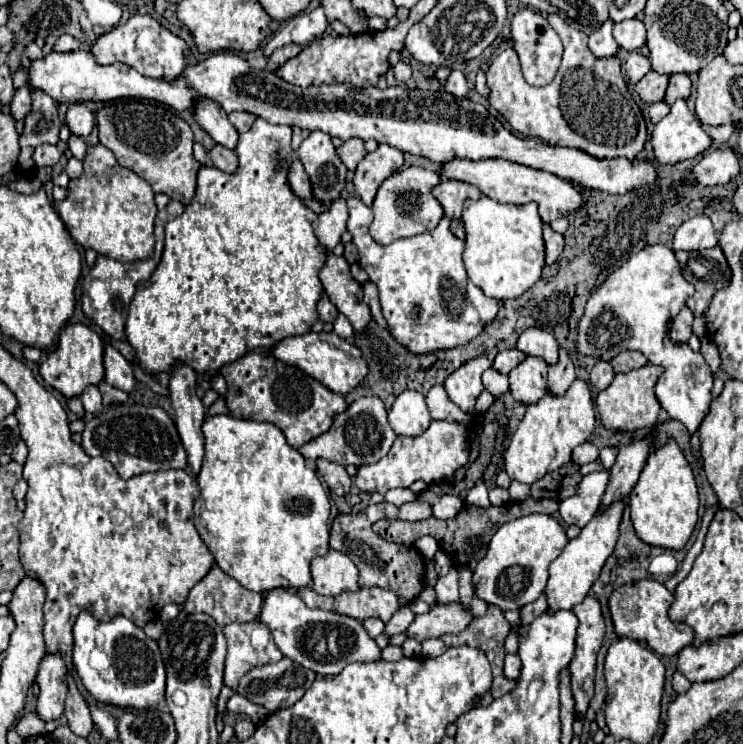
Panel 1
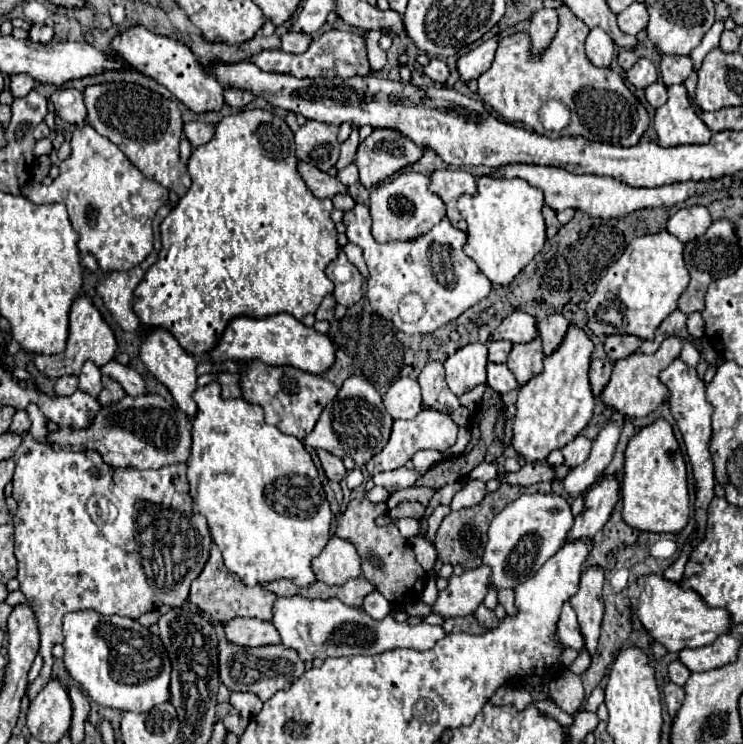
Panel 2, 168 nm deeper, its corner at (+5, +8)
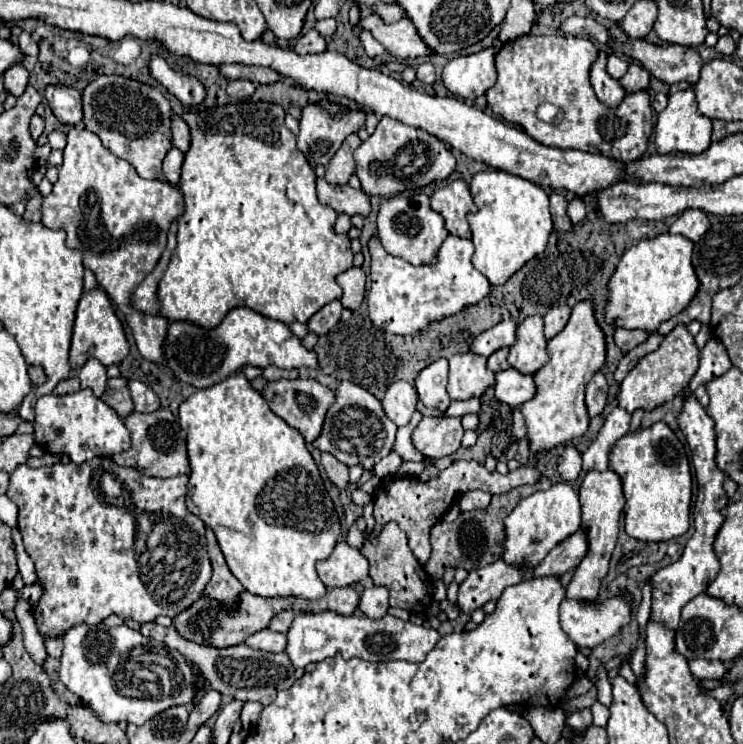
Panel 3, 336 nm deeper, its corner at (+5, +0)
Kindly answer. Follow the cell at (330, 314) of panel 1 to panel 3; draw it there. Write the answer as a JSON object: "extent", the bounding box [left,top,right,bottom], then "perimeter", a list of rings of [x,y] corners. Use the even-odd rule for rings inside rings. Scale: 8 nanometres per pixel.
{"extent":[307,301,341,335],"perimeter":[[[331,301],[325,307],[321,307],[309,321],[307,327],[311,333],[315,335],[325,335],[331,327],[337,325],[337,321],[341,319],[341,301]]]}

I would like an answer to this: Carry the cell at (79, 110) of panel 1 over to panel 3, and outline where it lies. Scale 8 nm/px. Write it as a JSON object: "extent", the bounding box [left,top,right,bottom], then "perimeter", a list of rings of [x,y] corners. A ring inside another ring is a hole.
{"extent":[45,85,83,127],"perimeter":[[[47,85],[45,87],[45,97],[49,101],[51,111],[55,117],[73,127],[81,123],[83,111],[81,111],[81,93],[73,87],[63,87],[63,85]]]}

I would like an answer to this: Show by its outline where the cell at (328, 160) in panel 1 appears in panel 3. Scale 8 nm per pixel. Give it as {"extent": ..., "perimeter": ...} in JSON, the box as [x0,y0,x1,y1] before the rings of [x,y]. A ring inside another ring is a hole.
{"extent":[297,99,367,167],"perimeter":[[[331,99],[307,103],[301,109],[301,129],[299,129],[299,135],[297,135],[297,147],[309,159],[311,167],[327,165],[329,159],[335,155],[335,151],[345,141],[345,137],[365,127],[365,117],[367,117],[367,113],[363,109],[349,109],[349,107],[343,107],[343,105],[339,105],[337,101],[331,101]]]}

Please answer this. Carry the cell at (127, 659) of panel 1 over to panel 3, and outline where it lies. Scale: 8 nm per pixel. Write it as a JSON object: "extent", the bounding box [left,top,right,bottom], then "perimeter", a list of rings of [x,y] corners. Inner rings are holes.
{"extent":[59,623,205,725],"perimeter":[[[103,623],[97,625],[75,625],[71,627],[65,637],[65,647],[61,655],[61,667],[59,667],[59,679],[63,685],[81,697],[85,705],[95,713],[97,719],[103,723],[133,723],[133,725],[145,725],[153,715],[173,707],[173,705],[191,705],[191,699],[195,699],[195,687],[203,687],[205,691],[205,679],[203,675],[191,667],[191,661],[187,661],[179,651],[169,649],[167,645],[153,645],[149,637],[143,637],[139,631],[129,629],[125,625],[119,627],[107,627]]]}

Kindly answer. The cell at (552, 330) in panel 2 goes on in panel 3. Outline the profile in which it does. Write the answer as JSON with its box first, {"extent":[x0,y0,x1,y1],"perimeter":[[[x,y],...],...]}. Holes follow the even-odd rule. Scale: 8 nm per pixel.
{"extent":[545,307,571,339],"perimeter":[[[551,307],[545,315],[545,337],[551,339],[555,337],[559,331],[563,331],[563,327],[567,325],[569,321],[569,315],[571,315],[571,307]]]}

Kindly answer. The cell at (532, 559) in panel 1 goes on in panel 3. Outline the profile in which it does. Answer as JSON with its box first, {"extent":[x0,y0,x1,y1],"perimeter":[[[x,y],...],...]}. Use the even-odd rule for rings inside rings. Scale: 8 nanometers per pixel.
{"extent":[503,481,581,567],"perimeter":[[[561,481],[551,485],[547,491],[537,491],[517,503],[517,507],[505,519],[505,551],[503,561],[511,565],[529,565],[535,567],[557,543],[579,531],[581,527],[581,503],[577,491]]]}

